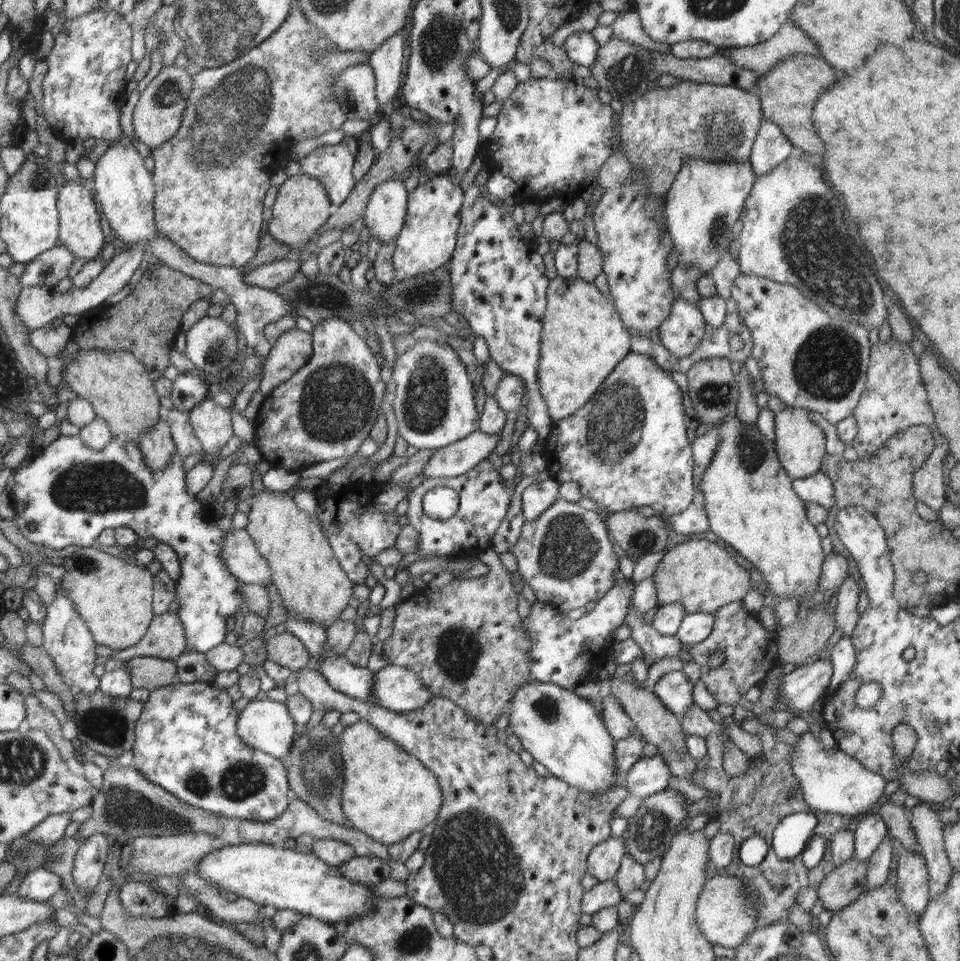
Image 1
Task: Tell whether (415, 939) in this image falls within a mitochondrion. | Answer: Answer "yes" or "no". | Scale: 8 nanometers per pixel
yes

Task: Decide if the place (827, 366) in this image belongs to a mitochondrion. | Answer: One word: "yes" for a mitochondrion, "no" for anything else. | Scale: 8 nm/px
yes

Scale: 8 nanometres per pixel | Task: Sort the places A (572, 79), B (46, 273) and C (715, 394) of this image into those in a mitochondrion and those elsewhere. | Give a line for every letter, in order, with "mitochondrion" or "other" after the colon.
A: other
B: other
C: mitochondrion

